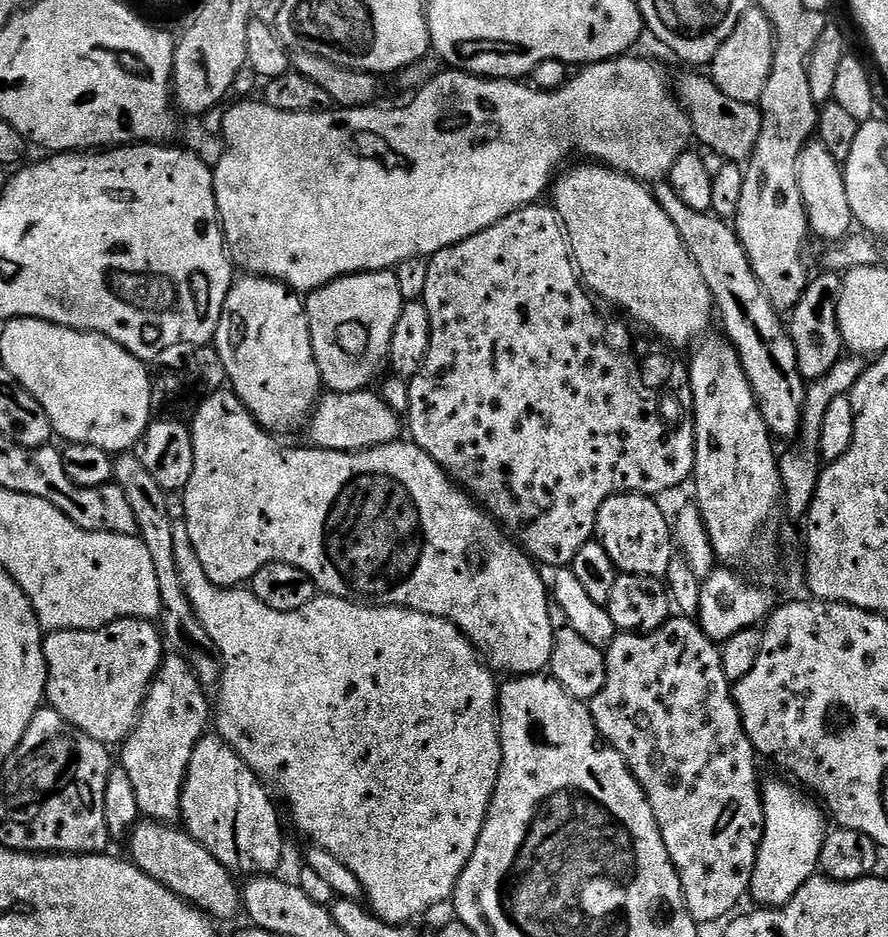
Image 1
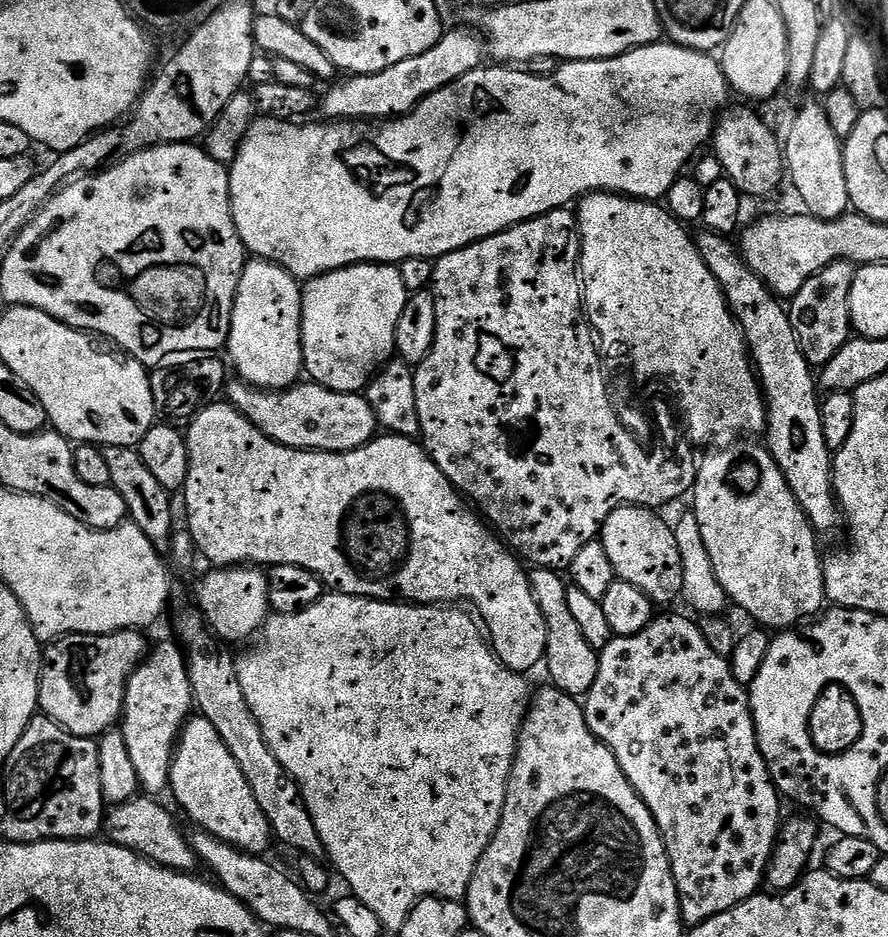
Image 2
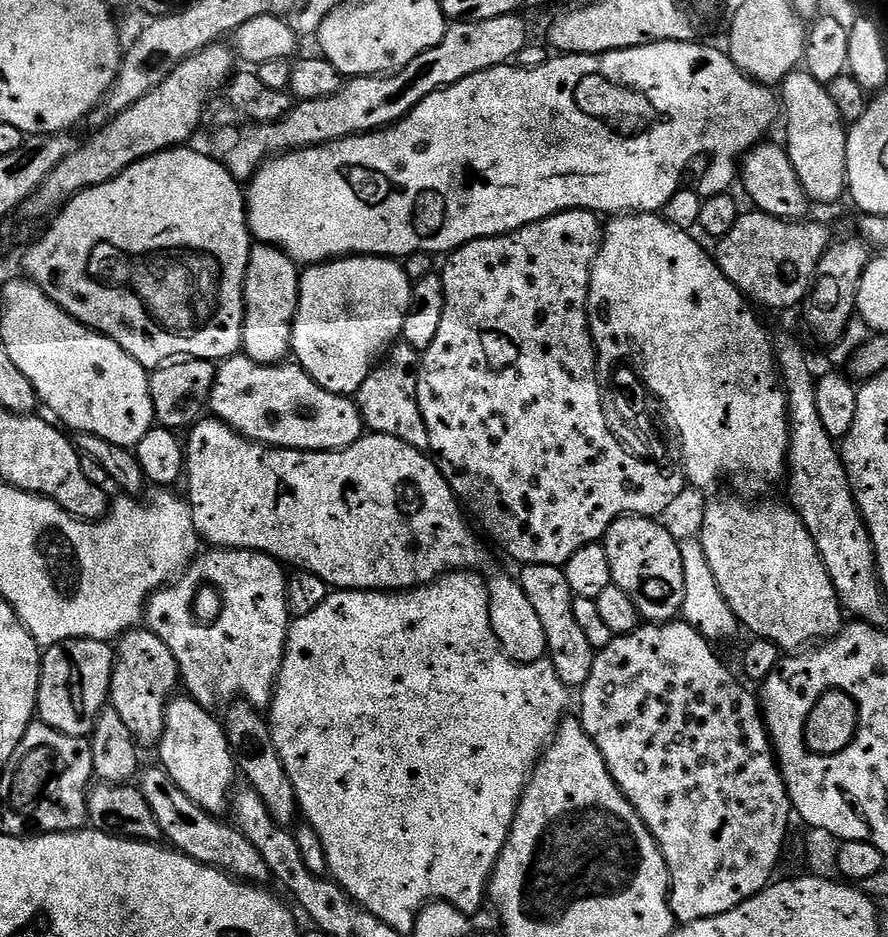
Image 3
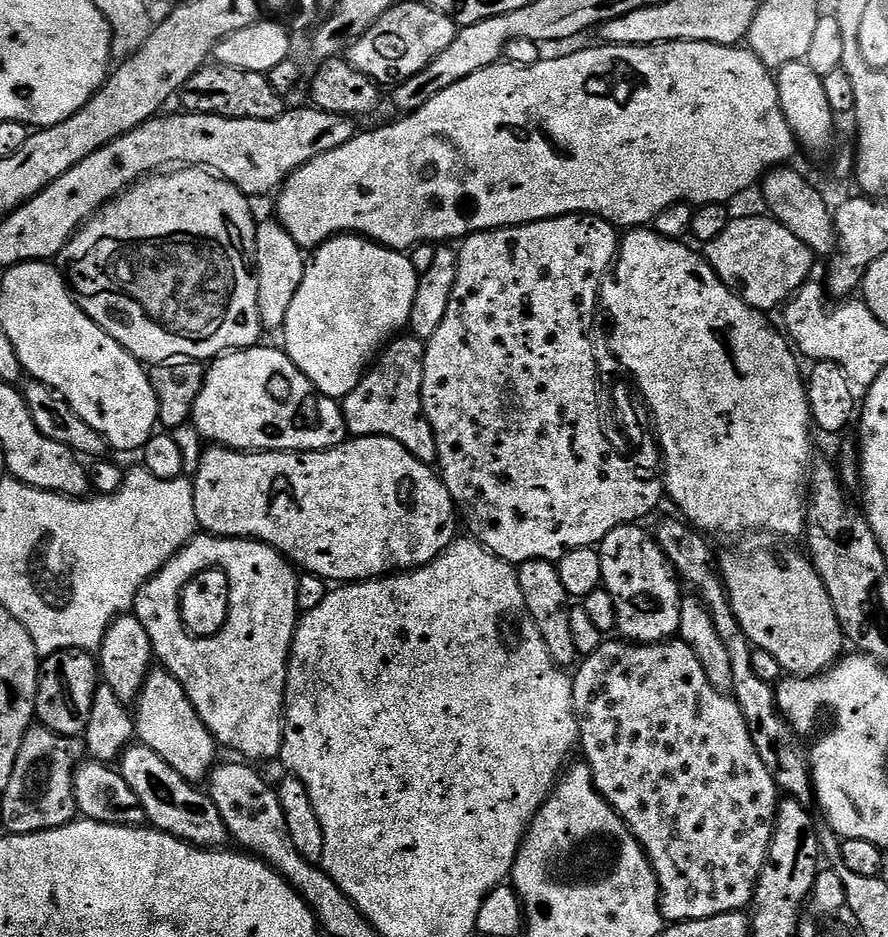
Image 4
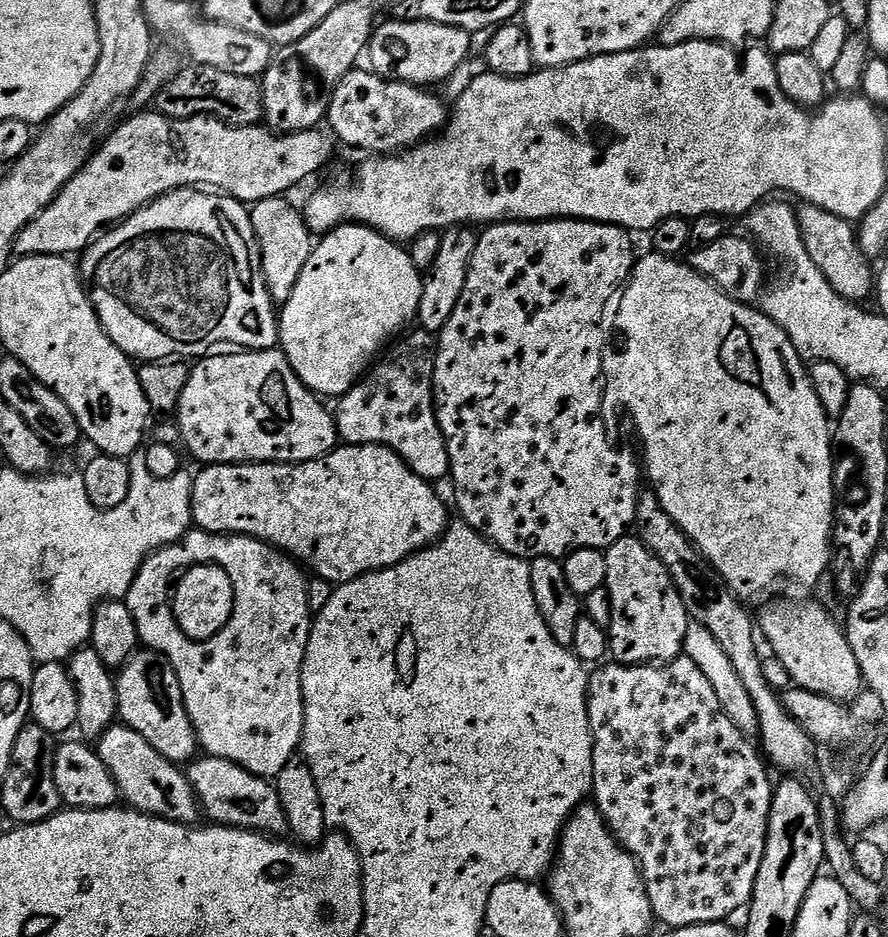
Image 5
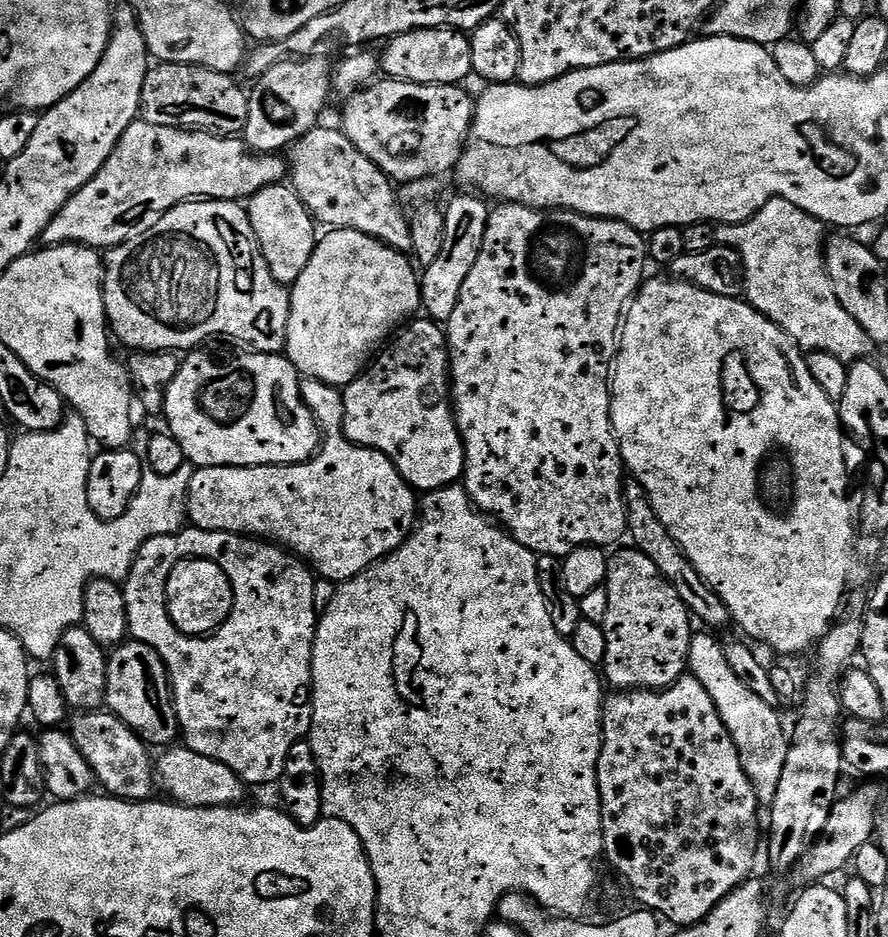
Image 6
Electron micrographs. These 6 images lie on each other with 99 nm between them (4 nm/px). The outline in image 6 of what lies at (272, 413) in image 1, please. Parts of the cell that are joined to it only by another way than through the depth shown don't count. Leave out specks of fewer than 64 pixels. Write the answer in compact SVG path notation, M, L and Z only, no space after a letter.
M284 182L255 192L247 201L246 211L266 258L266 266L270 266L270 274L274 274L276 281L282 285L295 284L316 249L318 224L312 213L301 202L295 188Z

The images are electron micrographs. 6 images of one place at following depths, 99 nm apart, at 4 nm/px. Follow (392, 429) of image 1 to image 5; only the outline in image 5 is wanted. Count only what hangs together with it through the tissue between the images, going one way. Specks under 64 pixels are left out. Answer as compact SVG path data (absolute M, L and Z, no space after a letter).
M236 350L233 356L216 356L208 354L195 361L194 367L188 373L188 381L182 390L182 398L174 413L174 419L180 423L180 436L188 447L188 452L204 466L214 464L305 464L327 456L338 444L338 433L333 413L324 409L325 401L300 381L290 362L280 350Z

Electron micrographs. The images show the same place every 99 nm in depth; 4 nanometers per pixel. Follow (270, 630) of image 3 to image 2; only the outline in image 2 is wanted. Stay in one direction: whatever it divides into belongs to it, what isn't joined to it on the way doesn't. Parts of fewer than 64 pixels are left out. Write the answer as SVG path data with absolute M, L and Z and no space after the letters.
M256 566L217 567L208 571L212 572L201 578L194 600L195 607L204 613L208 627L221 640L233 645L250 639L252 635L255 637L270 619L267 575Z

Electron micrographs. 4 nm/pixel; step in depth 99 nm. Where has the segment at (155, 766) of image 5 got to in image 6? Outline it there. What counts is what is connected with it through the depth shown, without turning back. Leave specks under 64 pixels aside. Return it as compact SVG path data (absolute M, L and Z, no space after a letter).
M107 710L81 712L71 717L72 741L78 746L82 758L90 762L93 777L105 793L115 796L117 800L150 800L153 799L152 787L158 781L154 775L154 756L151 756L149 745L145 744L136 733L117 718L116 713Z

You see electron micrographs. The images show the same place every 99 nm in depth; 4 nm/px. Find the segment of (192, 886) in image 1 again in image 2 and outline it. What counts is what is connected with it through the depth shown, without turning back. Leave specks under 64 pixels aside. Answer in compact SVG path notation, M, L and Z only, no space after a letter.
M137 794L134 799L124 804L109 807L106 812L106 833L111 843L122 846L131 852L137 852L148 860L153 860L164 868L173 868L176 872L193 871L198 861L196 851L192 849L189 837L184 836L176 820L159 804L159 799L148 794Z

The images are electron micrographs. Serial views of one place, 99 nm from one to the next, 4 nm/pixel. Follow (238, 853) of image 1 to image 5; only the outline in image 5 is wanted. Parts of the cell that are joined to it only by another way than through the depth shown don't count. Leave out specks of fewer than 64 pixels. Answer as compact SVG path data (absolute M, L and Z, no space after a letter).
M137 650L132 653L128 663L119 669L115 681L119 719L142 734L142 738L146 738L146 742L150 742L158 754L177 766L187 765L197 755L198 741L190 714L184 705L173 661L158 652Z

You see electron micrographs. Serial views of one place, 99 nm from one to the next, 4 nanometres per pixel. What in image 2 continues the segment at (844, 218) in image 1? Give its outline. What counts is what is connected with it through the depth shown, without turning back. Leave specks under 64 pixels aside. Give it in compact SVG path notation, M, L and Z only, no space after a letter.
M823 103L804 104L796 112L788 128L788 140L783 141L782 151L786 161L786 172L792 176L792 184L804 203L803 211L809 216L823 220L836 220L849 211L850 201L844 169L844 145L834 134L830 118L826 118Z

